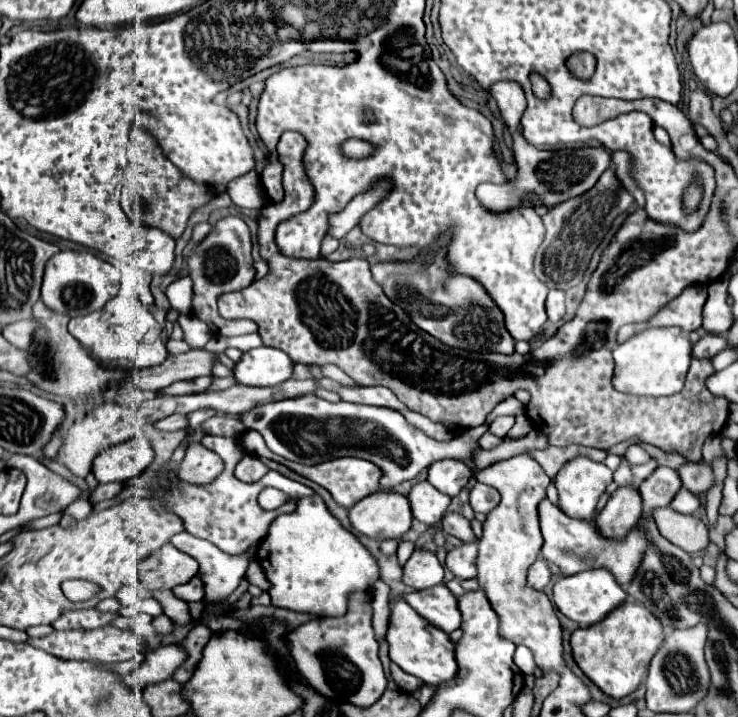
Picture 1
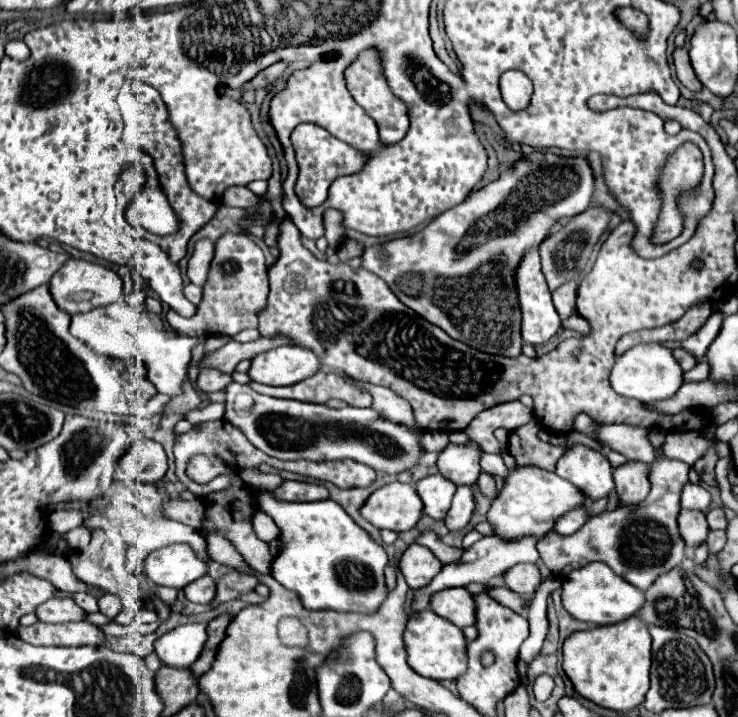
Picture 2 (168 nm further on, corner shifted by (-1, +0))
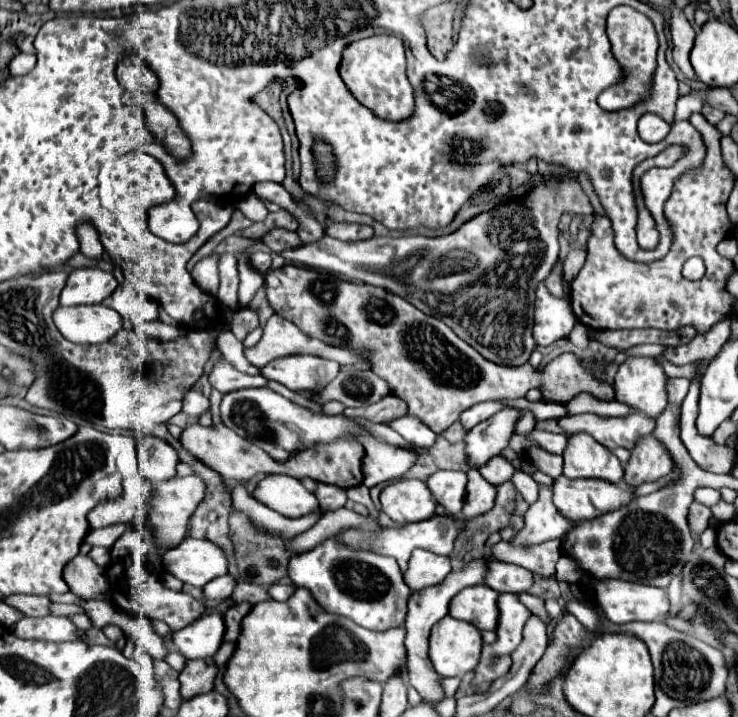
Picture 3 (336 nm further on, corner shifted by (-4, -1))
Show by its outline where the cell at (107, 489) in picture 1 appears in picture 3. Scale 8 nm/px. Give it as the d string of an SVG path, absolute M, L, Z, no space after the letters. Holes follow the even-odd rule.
M195 474L183 476L183 478L175 476L175 478L169 478L169 480L155 486L155 498L149 502L149 506L151 506L149 522L155 528L155 534L163 542L163 546L165 546L165 542L167 542L167 546L169 546L169 542L171 542L171 546L177 546L183 540L185 526L187 526L189 518L193 516L195 508L199 506L199 502L203 500L205 488L207 488L205 482Z

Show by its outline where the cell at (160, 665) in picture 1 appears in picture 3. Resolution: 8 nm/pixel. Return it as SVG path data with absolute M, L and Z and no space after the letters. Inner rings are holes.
M211 612L191 626L175 632L173 644L177 652L181 652L185 658L207 658L213 656L225 634L225 620L221 612Z

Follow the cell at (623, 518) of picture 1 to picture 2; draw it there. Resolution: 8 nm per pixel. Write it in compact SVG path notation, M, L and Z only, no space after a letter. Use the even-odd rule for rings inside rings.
M624 463L614 471L614 485L618 493L618 507L632 507L646 499L650 491L648 465Z

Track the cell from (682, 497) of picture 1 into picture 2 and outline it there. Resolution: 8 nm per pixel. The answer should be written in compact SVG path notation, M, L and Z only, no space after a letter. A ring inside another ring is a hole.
M688 483L682 489L680 505L682 505L682 509L698 509L698 511L702 511L702 509L706 509L710 505L710 493L702 485Z

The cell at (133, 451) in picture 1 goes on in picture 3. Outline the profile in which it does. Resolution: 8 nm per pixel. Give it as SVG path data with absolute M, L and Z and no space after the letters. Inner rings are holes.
M141 436L137 438L137 460L143 478L151 482L161 482L177 474L179 454L161 438Z

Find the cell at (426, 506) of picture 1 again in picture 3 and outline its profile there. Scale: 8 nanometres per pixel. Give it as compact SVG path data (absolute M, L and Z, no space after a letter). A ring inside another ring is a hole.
M441 470L427 478L427 486L433 492L435 500L451 516L457 516L465 504L465 484L467 474L455 470Z

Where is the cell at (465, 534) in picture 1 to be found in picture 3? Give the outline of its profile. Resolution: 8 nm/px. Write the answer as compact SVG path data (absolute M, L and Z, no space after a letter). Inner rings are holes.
M469 470L467 472L469 482L467 482L467 498L465 498L465 506L461 510L463 518L475 518L481 516L485 512L489 512L495 504L495 496L497 496L497 488L491 486L481 474L479 470Z

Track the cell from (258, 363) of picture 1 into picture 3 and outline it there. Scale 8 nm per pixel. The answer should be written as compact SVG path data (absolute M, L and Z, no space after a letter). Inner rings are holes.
M287 356L269 362L261 368L267 380L275 380L289 390L309 390L319 392L327 386L339 372L339 364L319 358L319 356Z

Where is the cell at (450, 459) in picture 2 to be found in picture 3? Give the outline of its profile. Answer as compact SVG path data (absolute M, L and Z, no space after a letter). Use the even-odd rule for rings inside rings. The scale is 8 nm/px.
M507 408L467 432L465 452L471 468L481 468L487 458L497 456L507 448L509 438L515 434L515 420L519 420L519 412L515 408Z

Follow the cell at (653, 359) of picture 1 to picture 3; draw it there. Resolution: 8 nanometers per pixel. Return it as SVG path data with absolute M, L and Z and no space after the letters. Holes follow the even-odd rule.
M627 358L613 380L615 400L657 418L667 406L665 372L653 358Z

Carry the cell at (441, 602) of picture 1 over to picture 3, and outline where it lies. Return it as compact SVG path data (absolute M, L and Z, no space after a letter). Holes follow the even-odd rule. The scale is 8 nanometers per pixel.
M467 586L461 590L449 606L449 614L457 620L467 620L479 630L497 630L499 624L499 608L497 608L499 592L489 586Z

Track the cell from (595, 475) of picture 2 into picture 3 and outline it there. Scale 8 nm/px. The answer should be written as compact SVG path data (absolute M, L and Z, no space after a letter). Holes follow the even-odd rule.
M573 434L563 452L563 476L575 478L603 478L619 484L623 480L623 466L617 456L603 444L595 442L591 434Z

